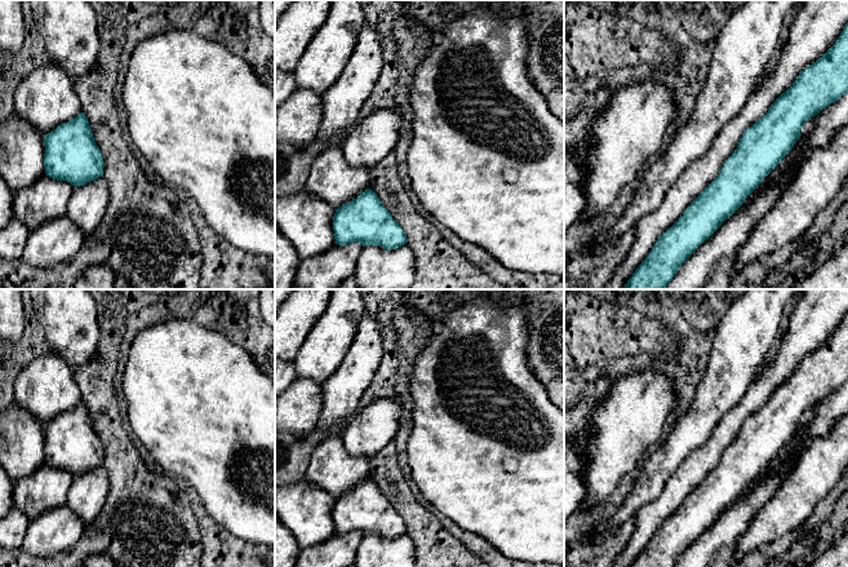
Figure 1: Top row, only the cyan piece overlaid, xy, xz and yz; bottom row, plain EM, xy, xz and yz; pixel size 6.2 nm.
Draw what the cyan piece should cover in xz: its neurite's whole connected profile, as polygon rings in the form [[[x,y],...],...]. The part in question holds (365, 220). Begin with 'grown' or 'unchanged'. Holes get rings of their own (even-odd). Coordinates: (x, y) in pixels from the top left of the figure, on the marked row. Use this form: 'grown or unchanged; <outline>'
unchanged; [[[370,189],[336,209],[333,231],[339,245],[359,242],[391,251],[408,243],[404,230]]]

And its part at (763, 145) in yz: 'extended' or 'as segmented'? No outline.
as segmented

